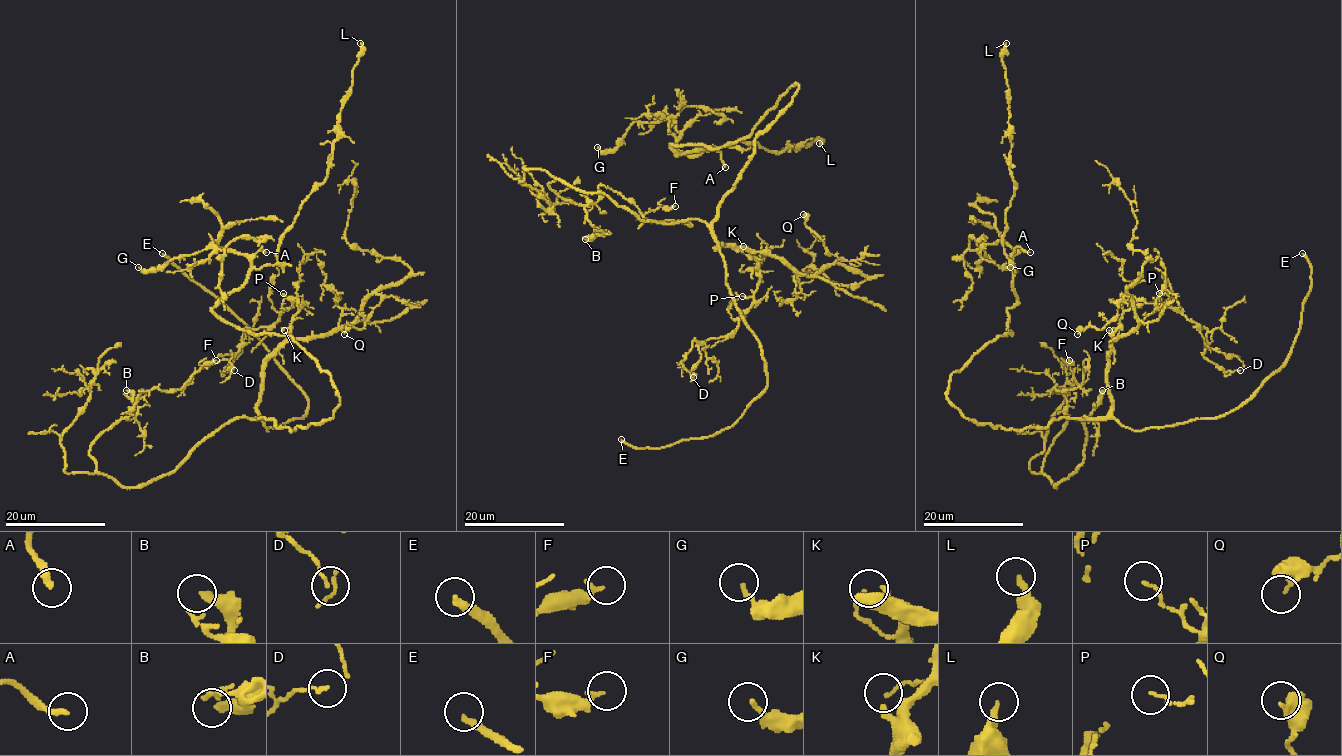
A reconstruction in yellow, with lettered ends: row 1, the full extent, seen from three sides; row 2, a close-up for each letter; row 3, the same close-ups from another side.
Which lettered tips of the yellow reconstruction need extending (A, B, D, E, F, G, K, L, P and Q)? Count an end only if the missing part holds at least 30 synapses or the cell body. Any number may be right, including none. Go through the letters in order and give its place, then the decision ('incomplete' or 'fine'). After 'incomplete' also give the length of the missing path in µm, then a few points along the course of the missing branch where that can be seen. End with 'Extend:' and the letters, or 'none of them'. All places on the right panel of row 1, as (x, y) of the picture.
A: at (1030, 252); incomplete; about 20 µm are missing; missing branch runs (1030, 252), (1040, 248), (1046, 252), (1056, 251), (1075, 275), (1076, 292), (1081, 302)
B: at (1102, 390); fine
D: at (1240, 370); fine
E: at (1302, 253); incomplete; about 30 µm are missing
F: at (1069, 360); fine
G: at (1010, 267); fine
K: at (1109, 330); incomplete; about 30 µm are missing; missing branch runs (1109, 330), (1091, 320), (1046, 321), (1031, 313), (1017, 311), (1006, 313)
L: at (1006, 43); fine
P: at (1159, 293); fine
Q: at (1077, 334); fine
Extend: A, E, K

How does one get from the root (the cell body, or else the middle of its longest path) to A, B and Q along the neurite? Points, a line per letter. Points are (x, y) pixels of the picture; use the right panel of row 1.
A: (986, 424), (968, 420), (948, 399), (948, 382), (991, 341), (1011, 335), (1011, 253), (1016, 247), (1030, 252)
B: (986, 424), (1023, 430), (1086, 418), (1084, 461), (1056, 487), (1044, 458), (1102, 390)
Q: (986, 424), (1102, 419), (1109, 351), (1139, 324), (1134, 303), (1124, 293), (1101, 330), (1077, 334)

